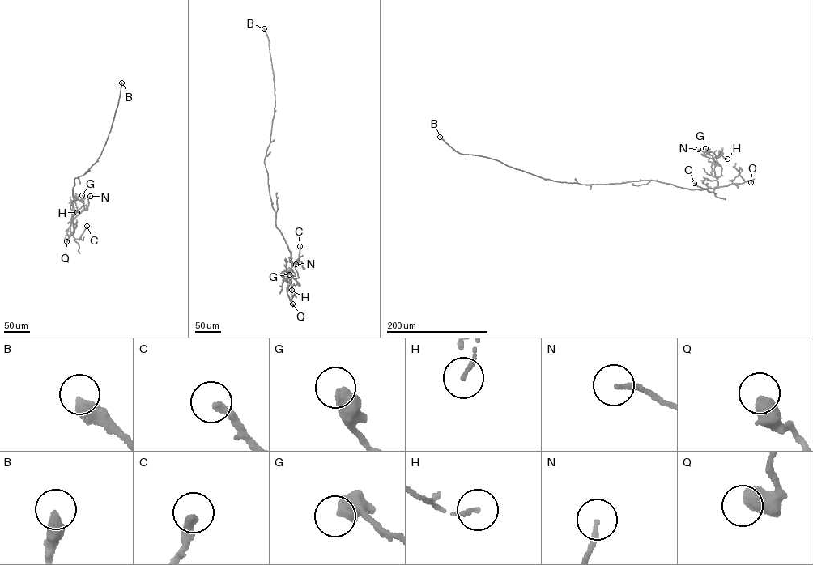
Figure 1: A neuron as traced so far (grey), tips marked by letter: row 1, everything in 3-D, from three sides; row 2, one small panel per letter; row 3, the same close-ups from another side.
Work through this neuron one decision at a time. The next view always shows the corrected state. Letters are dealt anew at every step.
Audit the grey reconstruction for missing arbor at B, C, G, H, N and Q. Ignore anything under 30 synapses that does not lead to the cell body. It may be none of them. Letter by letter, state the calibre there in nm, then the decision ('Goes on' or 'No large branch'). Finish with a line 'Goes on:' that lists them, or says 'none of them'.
B: Thickness 440 nm. Goes on
C: Thickness 280 nm. No large branch
G: Thickness 550 nm. No large branch
H: Thickness 140 nm. No large branch
N: Thickness 180 nm. No large branch
Q: Thickness 600 nm. No large branch
Goes on: B

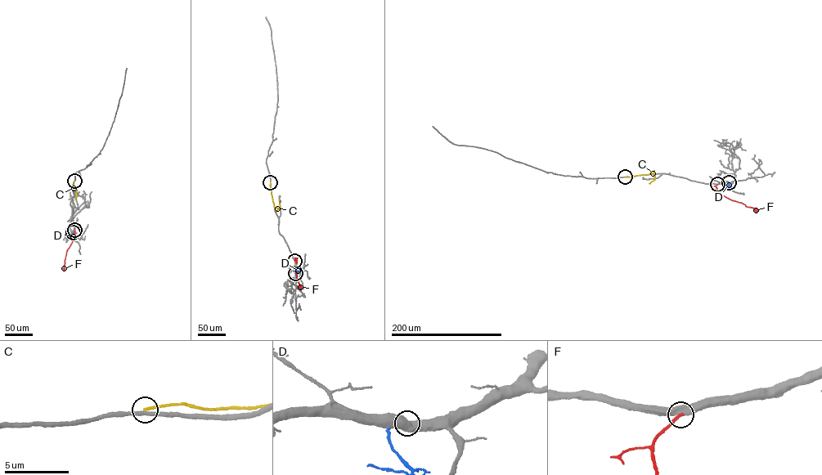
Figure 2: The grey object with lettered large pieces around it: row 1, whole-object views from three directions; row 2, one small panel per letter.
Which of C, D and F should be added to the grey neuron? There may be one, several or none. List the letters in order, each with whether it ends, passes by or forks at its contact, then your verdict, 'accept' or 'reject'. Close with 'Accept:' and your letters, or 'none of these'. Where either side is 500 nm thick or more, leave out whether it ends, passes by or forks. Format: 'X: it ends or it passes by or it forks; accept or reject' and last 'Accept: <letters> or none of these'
C: it ends; reject
D: reject
F: accept
Accept: F

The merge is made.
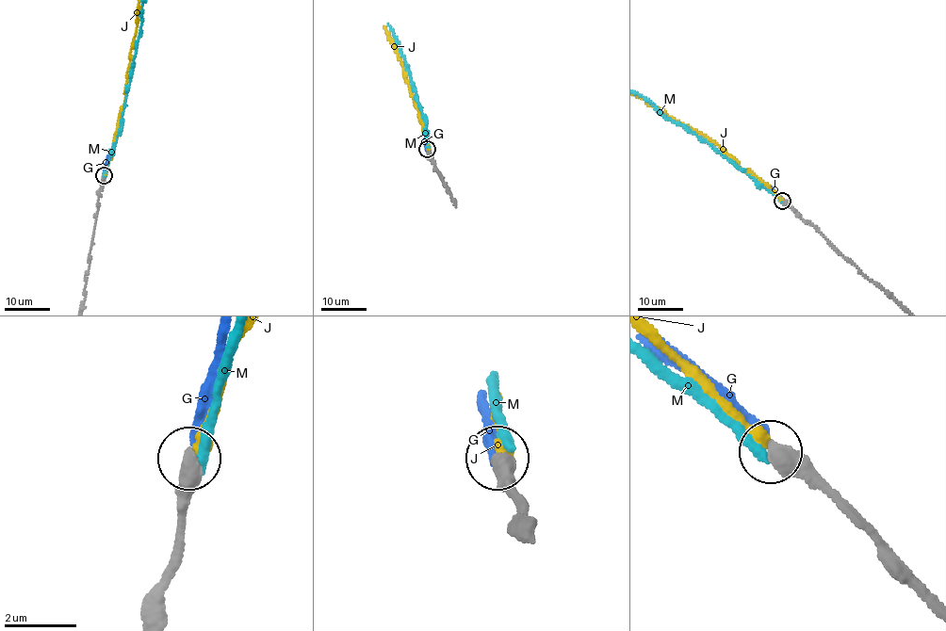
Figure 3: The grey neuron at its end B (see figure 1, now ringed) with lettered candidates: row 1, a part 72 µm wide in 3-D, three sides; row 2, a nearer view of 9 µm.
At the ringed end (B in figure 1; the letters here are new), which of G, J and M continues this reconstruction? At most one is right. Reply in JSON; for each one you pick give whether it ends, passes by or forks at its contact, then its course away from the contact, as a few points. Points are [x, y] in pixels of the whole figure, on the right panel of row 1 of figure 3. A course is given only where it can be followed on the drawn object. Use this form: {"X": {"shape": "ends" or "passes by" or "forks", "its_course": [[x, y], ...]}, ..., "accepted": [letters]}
{"accepted": []}

